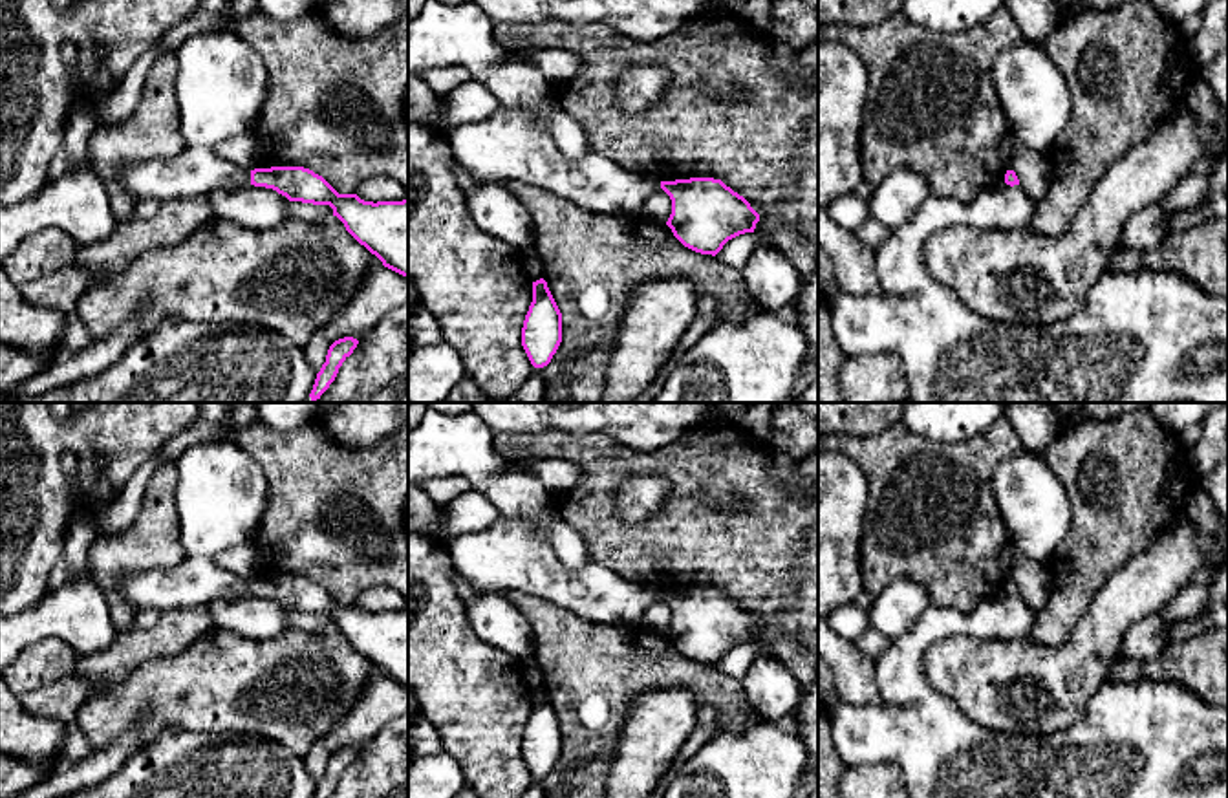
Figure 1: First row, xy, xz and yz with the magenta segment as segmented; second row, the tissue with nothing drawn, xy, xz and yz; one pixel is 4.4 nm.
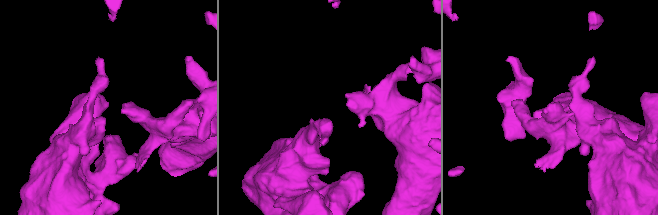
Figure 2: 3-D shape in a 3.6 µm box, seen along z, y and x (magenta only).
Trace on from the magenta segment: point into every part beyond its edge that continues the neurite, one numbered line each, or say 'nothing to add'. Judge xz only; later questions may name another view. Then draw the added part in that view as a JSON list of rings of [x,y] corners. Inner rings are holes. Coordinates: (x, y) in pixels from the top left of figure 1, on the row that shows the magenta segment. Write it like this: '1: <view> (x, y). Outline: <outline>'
1: xz (509, 145). Outline: [[[501,106],[479,123],[465,123],[447,132],[456,163],[476,181],[523,181],[531,187],[567,198],[597,214],[637,216],[644,200],[661,187],[661,179],[628,170],[609,157],[587,152],[566,157],[542,121],[527,110]]]

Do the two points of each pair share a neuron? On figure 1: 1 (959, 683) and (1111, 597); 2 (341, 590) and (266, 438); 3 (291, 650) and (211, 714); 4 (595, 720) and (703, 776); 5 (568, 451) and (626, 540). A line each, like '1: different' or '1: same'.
1: same
2: same
3: same
4: different
5: same

